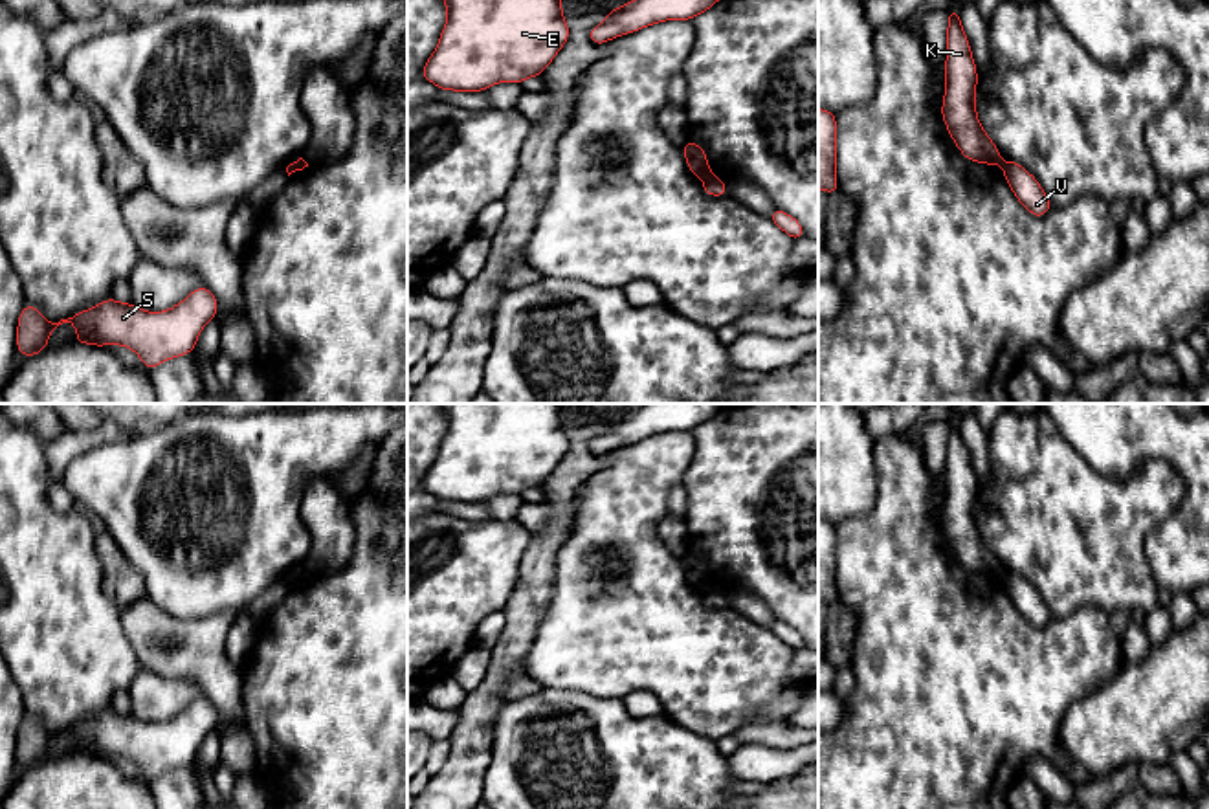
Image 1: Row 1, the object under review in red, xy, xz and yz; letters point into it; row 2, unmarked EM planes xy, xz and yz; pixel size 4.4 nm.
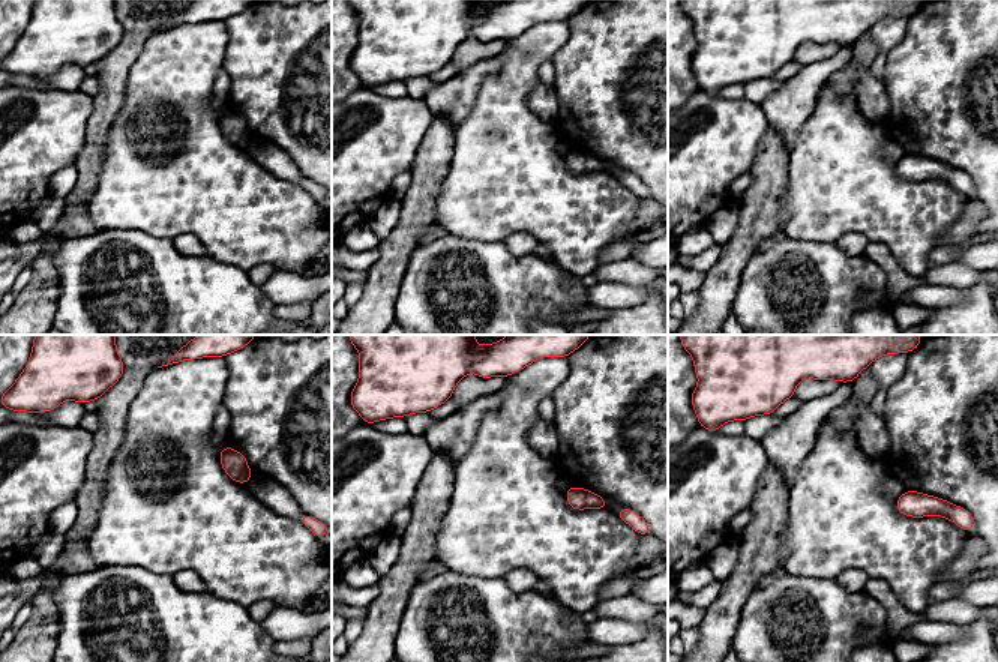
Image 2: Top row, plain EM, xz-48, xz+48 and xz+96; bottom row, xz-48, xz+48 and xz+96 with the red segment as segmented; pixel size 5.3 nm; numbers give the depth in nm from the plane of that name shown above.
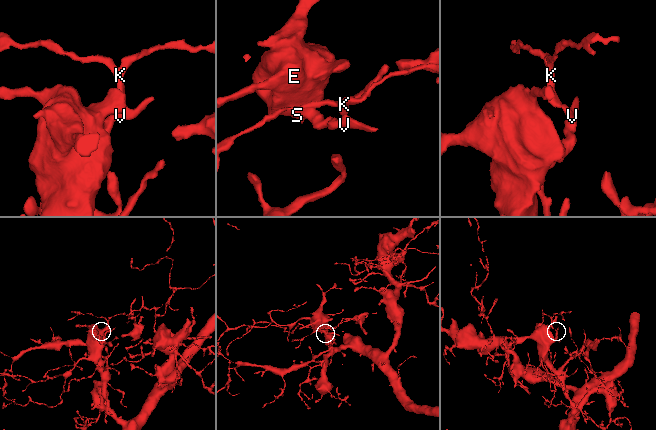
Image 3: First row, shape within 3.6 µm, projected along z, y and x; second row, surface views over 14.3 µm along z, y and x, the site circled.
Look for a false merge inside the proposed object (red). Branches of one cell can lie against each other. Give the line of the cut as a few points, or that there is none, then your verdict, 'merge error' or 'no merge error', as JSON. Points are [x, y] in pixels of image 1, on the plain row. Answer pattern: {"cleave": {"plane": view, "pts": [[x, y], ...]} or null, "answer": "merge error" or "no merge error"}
{"cleave": {"plane": "xz", "pts": [[710, 584], [703, 589]]}, "answer": "merge error"}

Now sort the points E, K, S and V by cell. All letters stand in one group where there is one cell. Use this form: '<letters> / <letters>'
E S V / K

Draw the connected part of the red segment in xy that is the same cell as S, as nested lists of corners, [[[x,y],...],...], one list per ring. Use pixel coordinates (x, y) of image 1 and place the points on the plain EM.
[[[205,697],[163,723],[147,723],[108,708],[59,734],[50,734],[33,715],[24,715],[17,736],[17,761],[28,769],[44,763],[50,745],[70,734],[77,739],[73,754],[128,758],[152,781],[165,770],[193,763],[202,739],[215,732],[216,719],[218,712]]]

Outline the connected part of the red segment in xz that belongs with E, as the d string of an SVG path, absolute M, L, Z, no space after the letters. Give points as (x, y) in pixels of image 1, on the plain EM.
M440 404L448 429L438 455L422 477L422 488L438 501L484 503L497 493L521 495L539 488L569 451L569 437L561 424L561 404Z

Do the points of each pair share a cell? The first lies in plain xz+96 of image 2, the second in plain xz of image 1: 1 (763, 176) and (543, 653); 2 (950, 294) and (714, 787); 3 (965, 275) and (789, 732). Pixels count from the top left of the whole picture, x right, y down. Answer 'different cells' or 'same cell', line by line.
1: different cells
2: different cells
3: same cell

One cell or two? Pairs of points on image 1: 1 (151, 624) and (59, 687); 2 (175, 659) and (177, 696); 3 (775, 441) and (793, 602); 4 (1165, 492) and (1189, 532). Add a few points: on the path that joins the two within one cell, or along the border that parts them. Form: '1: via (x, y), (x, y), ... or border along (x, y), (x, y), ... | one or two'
1: border along (118, 609), (122, 630), (142, 668) | two
2: border along (142, 668), (153, 674), (188, 679), (204, 696) | two
3: via (743, 481), (743, 547), (758, 562) | one
4: border along (1173, 466), (1182, 479), (1184, 503), (1145, 538) | two

